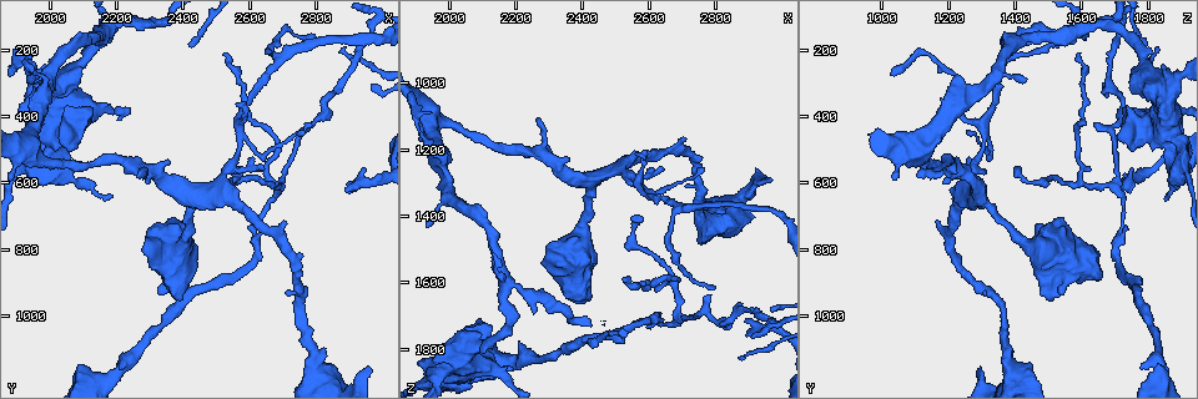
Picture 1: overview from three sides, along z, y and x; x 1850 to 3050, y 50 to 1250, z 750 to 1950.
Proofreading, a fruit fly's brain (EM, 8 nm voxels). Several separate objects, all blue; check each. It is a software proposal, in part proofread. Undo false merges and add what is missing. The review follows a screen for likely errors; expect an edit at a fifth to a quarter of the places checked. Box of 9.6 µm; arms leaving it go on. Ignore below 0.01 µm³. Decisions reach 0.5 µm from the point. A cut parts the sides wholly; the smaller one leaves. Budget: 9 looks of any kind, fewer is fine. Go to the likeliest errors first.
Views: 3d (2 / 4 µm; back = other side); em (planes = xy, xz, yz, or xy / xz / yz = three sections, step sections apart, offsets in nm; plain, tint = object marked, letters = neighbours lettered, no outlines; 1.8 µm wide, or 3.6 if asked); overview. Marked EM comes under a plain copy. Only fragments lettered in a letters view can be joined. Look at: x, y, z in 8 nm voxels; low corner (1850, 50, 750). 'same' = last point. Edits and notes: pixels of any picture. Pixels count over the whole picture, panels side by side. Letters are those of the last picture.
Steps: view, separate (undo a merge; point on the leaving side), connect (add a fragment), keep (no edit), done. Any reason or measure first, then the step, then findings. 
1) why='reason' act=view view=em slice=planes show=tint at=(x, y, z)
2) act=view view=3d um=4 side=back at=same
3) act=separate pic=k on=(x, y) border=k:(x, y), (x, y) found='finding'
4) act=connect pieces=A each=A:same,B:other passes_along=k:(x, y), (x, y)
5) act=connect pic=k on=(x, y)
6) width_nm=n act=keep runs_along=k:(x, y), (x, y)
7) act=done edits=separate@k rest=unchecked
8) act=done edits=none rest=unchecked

why='branch stops here' act=view view=3d um=4 at=(2590, 560, 1390)

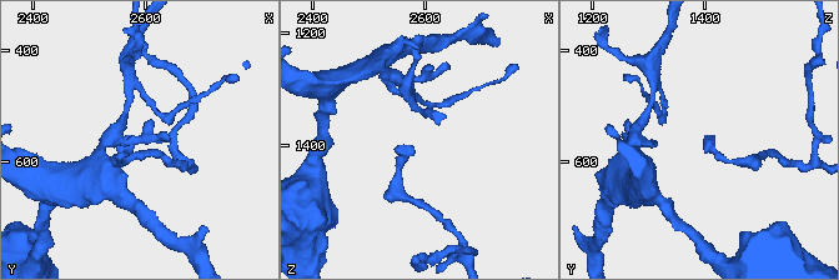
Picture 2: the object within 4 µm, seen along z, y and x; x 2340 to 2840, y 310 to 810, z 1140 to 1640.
why='shape alone is not enough' act=view view=em um=3.6 slice=planes show=tint at=(2580, 555, 1400)

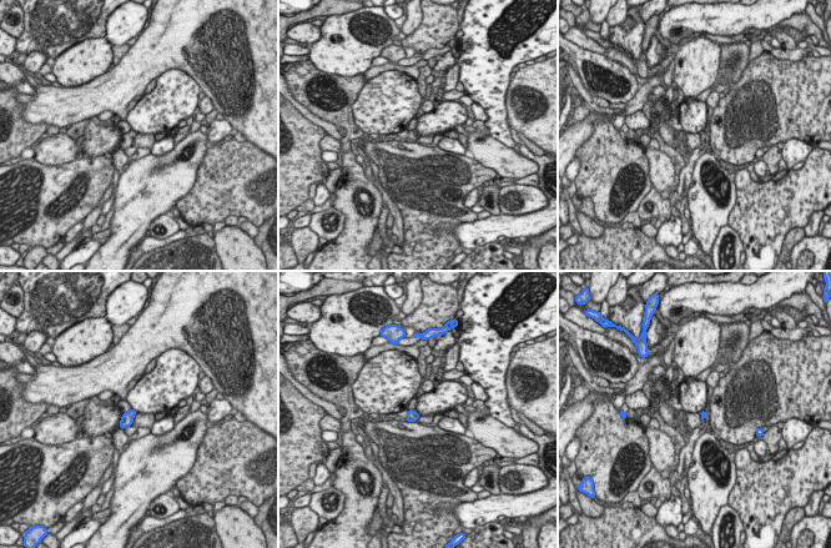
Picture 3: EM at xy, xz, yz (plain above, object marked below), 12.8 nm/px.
why='what lies round it' act=view view=em um=3.6 slice=planes show=letters at=same

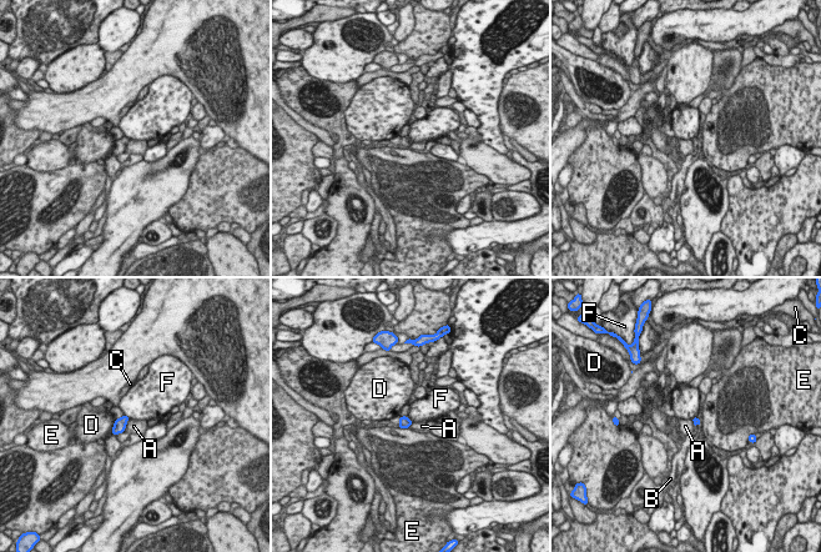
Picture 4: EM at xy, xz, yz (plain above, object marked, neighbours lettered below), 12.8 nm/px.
act=keep each=A:other,B:other,C:other,D:other,E:other,F:other border=4:(404, 416), (412, 421) found='none of them fits'

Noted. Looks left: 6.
why='branch stops here' act=view view=3d um=4 at=(2570, 360, 1220)

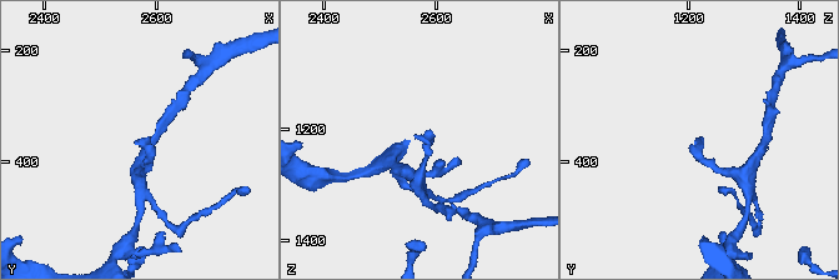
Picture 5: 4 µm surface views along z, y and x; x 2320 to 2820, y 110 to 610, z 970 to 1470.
why='now the EM' act=view view=em um=3.6 slice=planes show=letters at=(2565, 365, 1215)

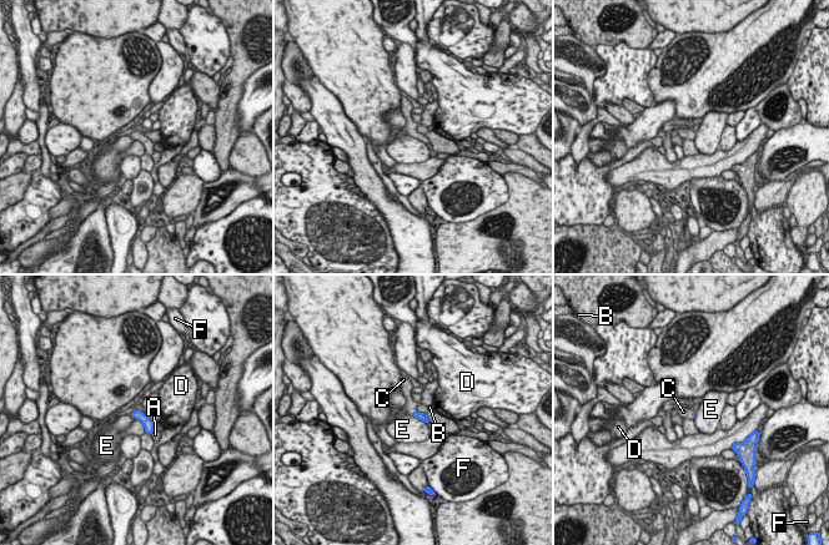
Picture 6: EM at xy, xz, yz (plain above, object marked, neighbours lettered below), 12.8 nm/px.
act=connect pieces=C each=A:other,B:other,C:same,D:other,E:other,F:other passes_along=6:(420, 415), (413, 412), (411, 405) found='the cell continues'

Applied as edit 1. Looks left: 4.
why='see it whole again' act=view view=overview

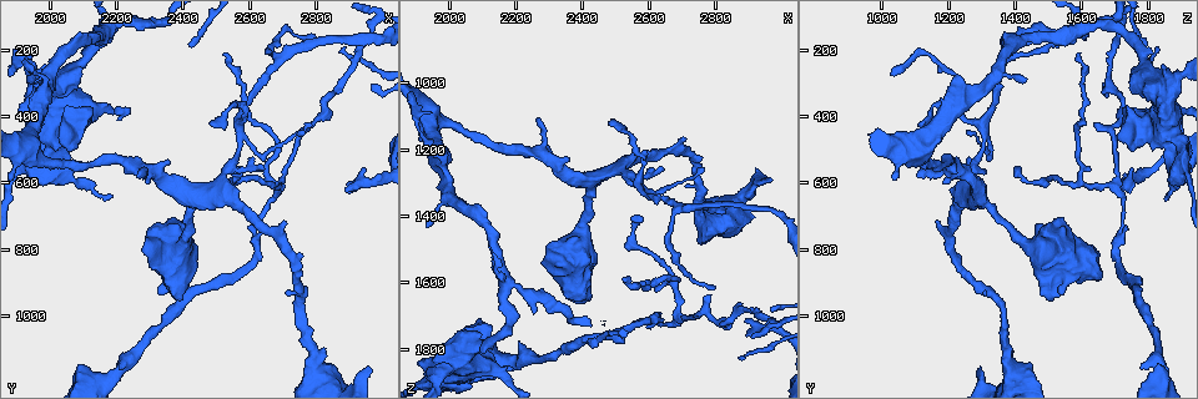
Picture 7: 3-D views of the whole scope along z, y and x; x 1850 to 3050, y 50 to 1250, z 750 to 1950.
why='thick turns thin' act=view view=3d um=2 at=(2170, 130, 1600)

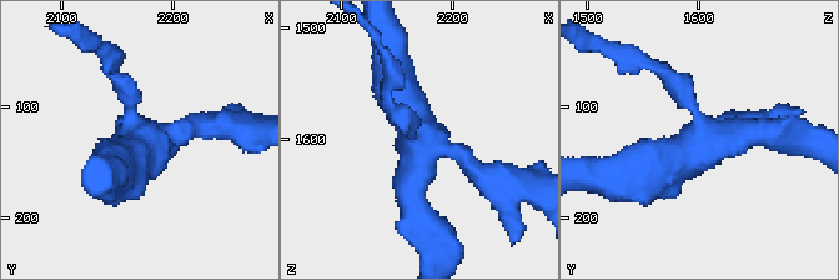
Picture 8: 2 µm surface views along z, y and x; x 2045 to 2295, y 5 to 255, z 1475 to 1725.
why='need the tissue' act=view view=em slice=xy step=8 show=tint at=(2170, 140, 1602)

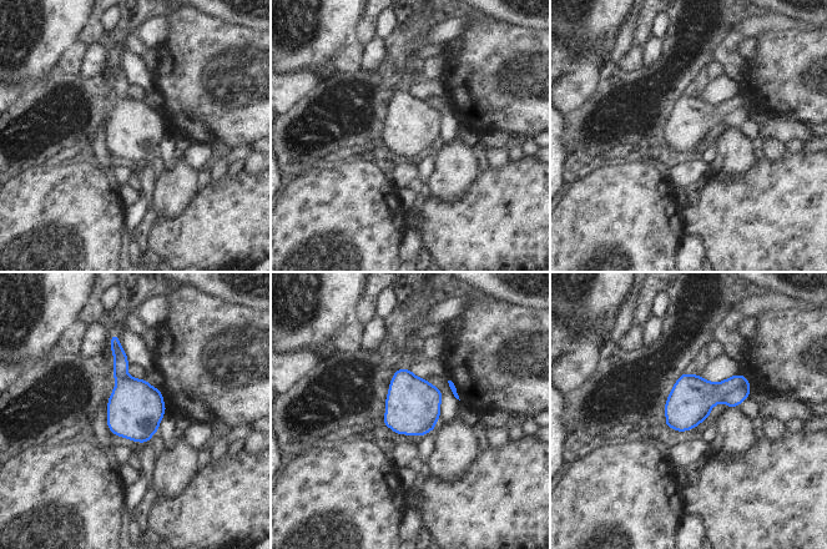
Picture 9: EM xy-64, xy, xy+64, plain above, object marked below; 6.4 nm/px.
act=view view=em slice=xy step=8 show=letters at=same

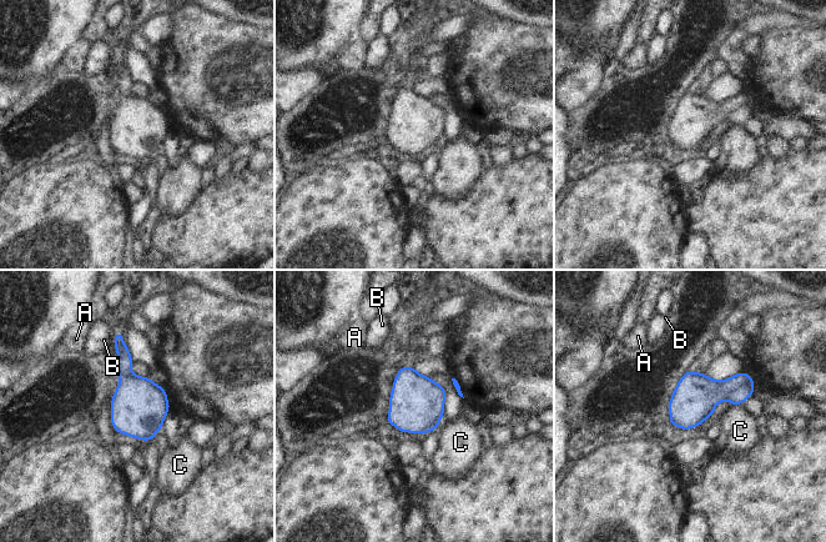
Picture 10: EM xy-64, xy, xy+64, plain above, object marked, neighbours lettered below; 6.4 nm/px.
width_nm=280 act=keep each=A:other,B:other,C:other found='one cell here'

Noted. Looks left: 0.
act=done edits=connect@6 rest=unchecked

